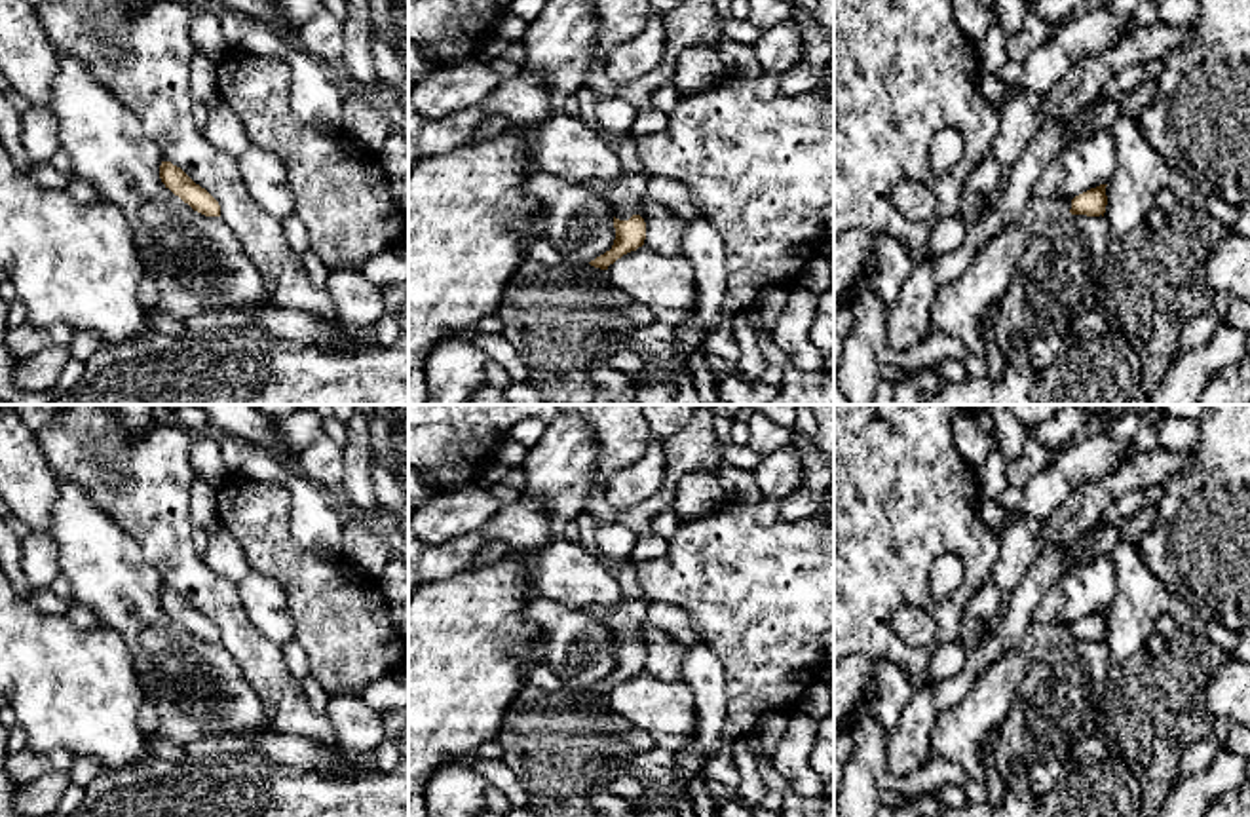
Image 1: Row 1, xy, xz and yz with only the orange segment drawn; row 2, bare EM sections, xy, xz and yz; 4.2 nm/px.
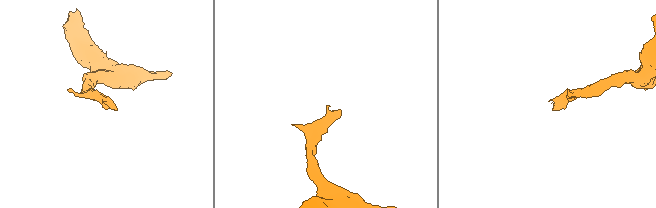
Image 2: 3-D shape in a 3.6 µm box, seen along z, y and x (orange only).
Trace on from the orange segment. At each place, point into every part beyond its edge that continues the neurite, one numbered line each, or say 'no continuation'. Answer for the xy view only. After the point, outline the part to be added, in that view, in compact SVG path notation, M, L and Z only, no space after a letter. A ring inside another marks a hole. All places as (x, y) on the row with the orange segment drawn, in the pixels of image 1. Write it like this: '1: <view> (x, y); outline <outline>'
no continuation

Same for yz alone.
1: yz (956, 310); outline M1032 198L1014 224L976 251L959 279L937 289L929 321L931 332L938 331L959 338L984 359L984 342L976 331L980 314L1003 296L1026 247L1070 209L1071 201L1068 200Z

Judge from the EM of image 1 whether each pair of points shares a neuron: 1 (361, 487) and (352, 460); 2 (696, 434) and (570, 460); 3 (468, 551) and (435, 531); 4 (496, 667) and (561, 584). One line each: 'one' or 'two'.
1: one
2: two
3: two
4: two

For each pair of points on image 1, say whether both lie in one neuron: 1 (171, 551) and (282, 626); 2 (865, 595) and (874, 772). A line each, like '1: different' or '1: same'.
1: different
2: different

